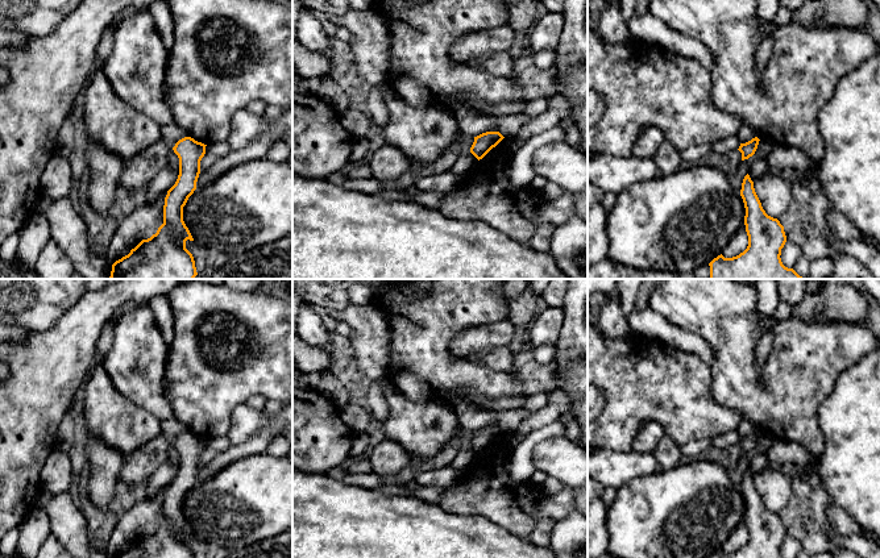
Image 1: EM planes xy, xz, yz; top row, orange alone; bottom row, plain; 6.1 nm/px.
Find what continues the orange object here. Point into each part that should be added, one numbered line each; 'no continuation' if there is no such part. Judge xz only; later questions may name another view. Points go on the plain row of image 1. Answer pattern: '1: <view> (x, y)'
no continuation

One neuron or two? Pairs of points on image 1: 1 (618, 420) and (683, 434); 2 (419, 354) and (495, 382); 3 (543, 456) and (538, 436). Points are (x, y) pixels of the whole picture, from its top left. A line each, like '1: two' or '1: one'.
1: one
2: one
3: two

